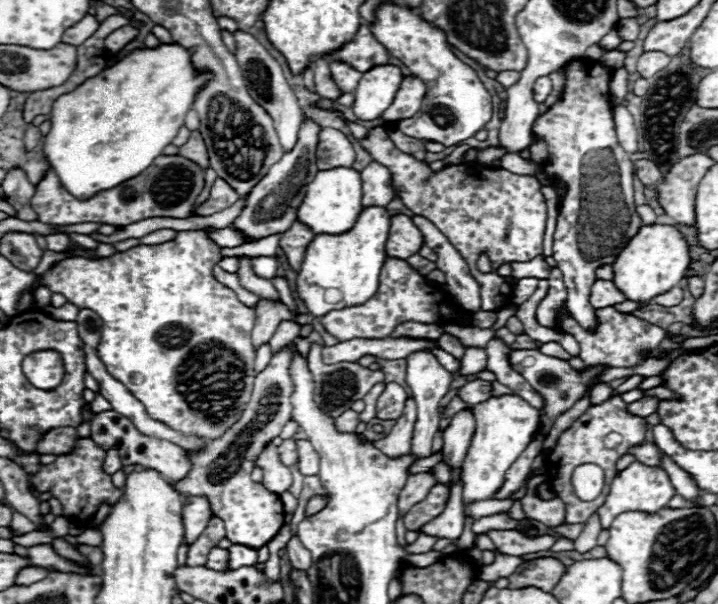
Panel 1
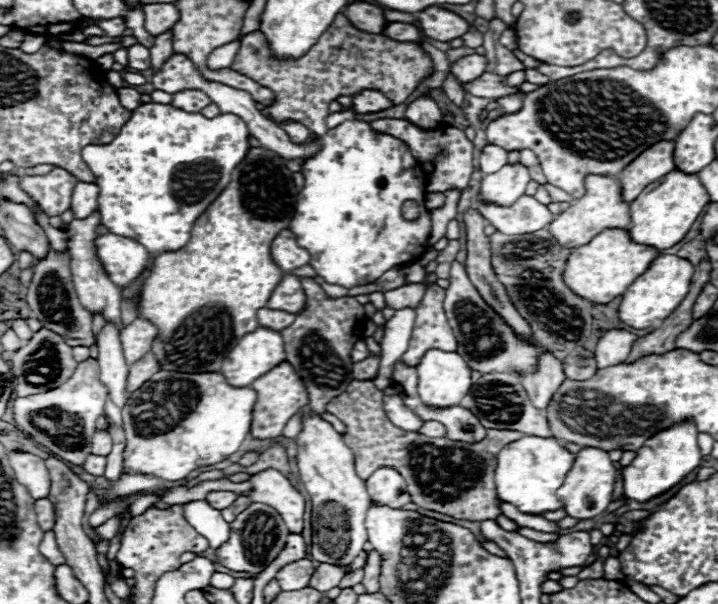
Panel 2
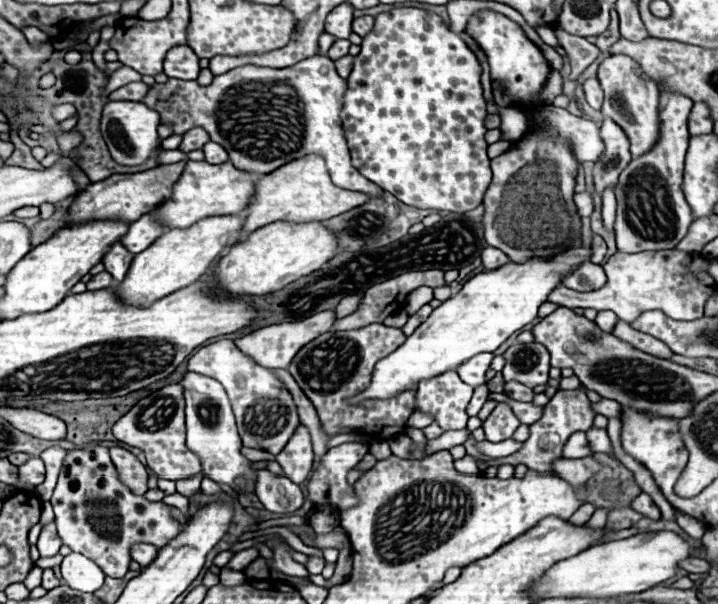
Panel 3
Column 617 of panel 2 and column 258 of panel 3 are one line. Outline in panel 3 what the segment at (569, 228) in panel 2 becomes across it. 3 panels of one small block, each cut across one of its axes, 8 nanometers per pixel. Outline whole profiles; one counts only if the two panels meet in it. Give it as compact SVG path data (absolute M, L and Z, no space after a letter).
M310 154L306 158L288 162L284 166L280 166L278 170L274 170L272 174L264 174L256 184L254 184L254 196L250 200L250 204L246 206L246 220L244 220L244 234L250 234L266 224L272 222L294 222L294 224L304 224L304 222L322 222L328 218L334 218L338 214L344 214L356 206L366 204L370 198L360 194L360 192L352 192L352 190L344 190L332 184L328 170L324 166L324 158Z

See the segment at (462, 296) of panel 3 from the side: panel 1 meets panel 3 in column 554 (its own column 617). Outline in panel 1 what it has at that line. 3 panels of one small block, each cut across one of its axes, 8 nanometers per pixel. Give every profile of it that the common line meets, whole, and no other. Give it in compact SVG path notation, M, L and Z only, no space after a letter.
M650 224L642 226L640 234L628 242L628 246L618 254L614 268L614 284L624 292L628 300L648 304L654 296L660 296L674 288L678 280L684 278L684 272L690 264L688 244L682 238L678 226L674 224Z

